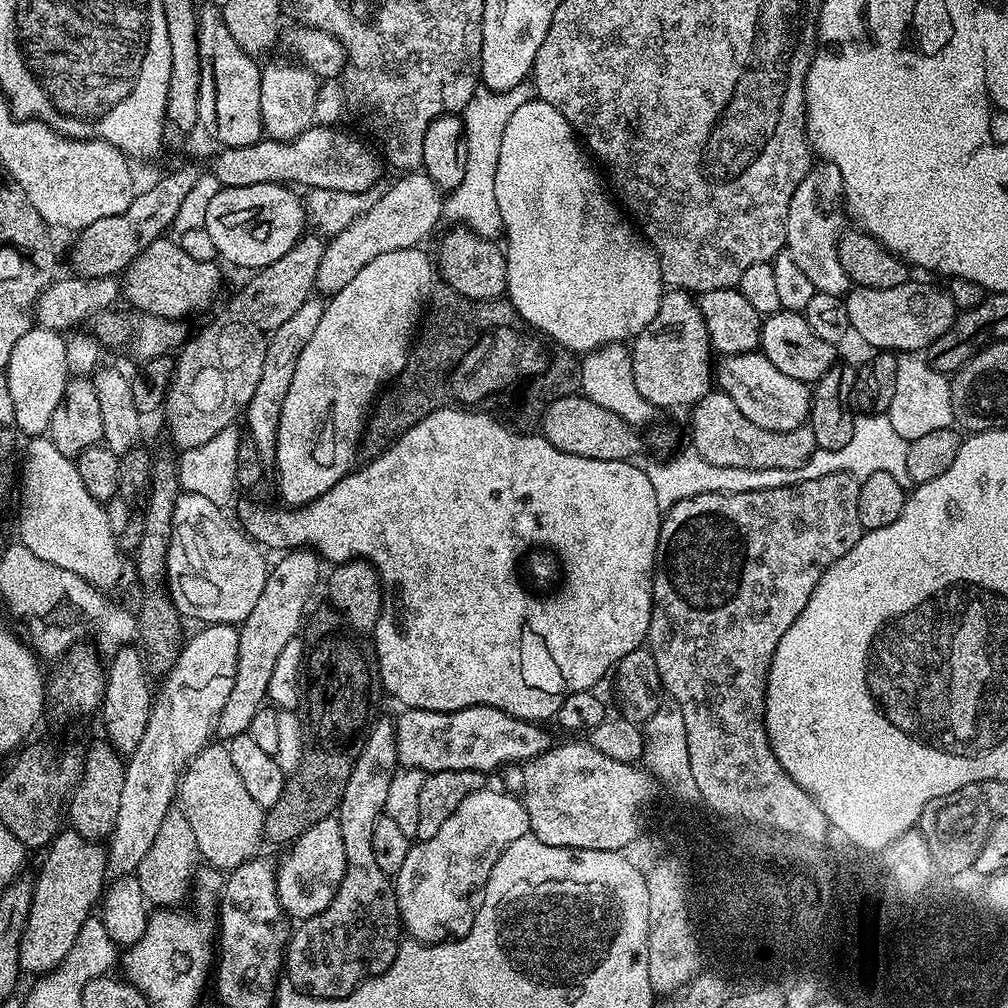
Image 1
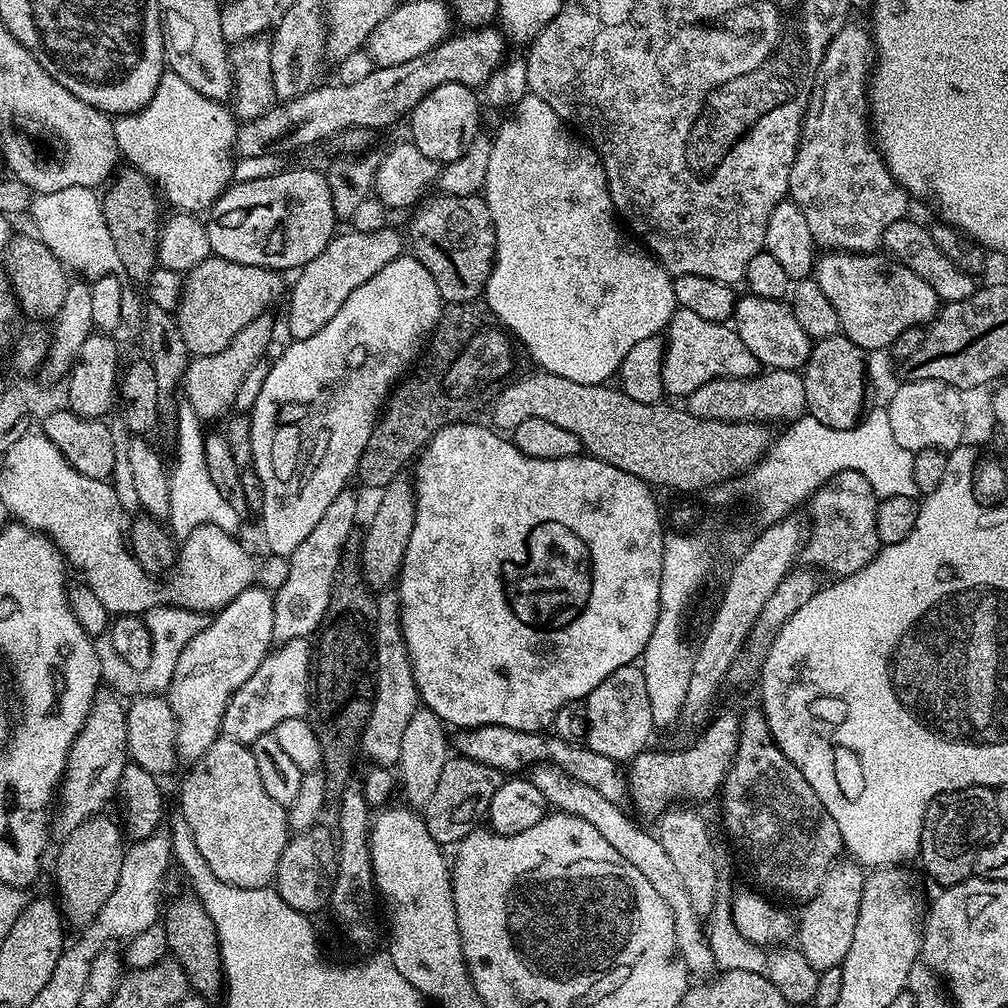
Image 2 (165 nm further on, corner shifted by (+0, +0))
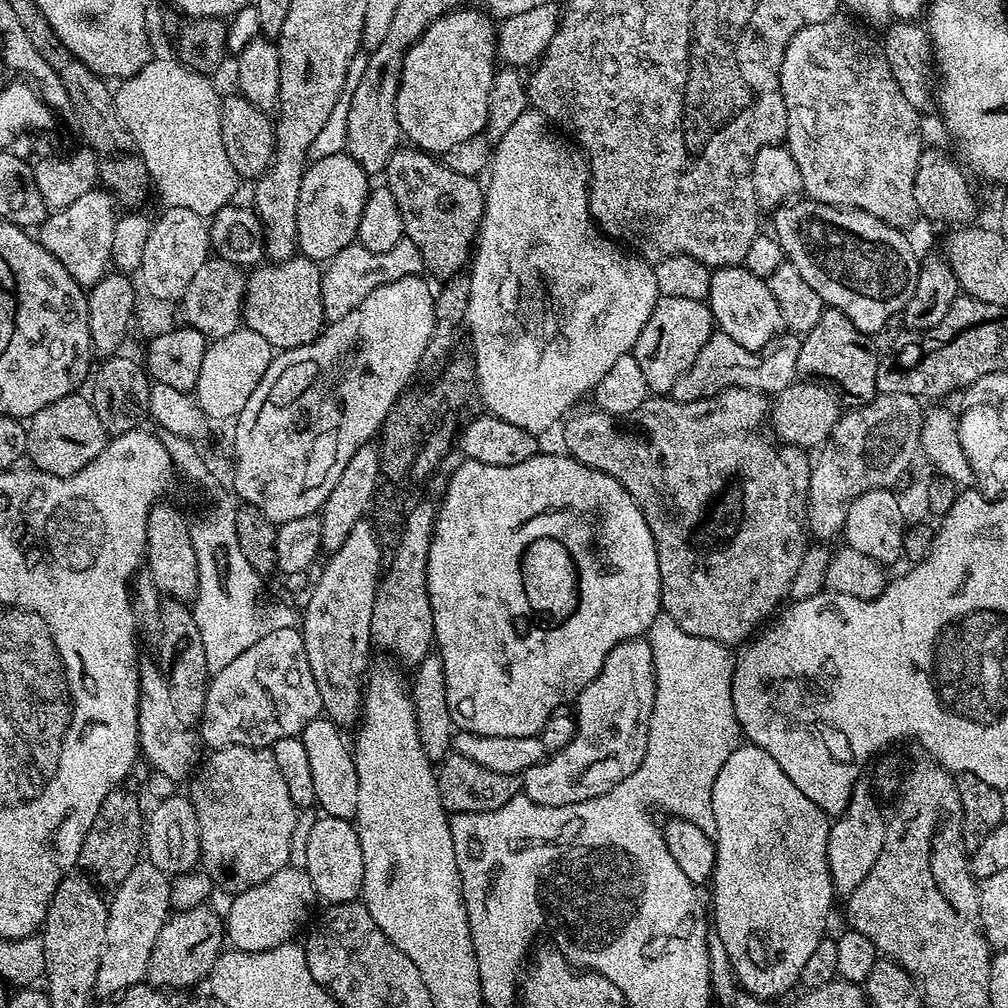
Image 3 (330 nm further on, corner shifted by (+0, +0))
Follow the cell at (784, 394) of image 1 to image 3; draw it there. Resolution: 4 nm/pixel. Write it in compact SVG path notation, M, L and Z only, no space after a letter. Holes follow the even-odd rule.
M666 298L657 300L646 326L642 326L642 334L638 334L638 342L634 342L631 356L638 362L649 393L671 393L674 382L682 374L694 366L694 358L706 346L712 337L714 321L712 310L703 300L694 298Z

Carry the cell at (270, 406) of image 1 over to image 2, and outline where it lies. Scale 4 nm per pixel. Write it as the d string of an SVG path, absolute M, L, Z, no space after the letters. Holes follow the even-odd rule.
M385 226L376 232L337 231L326 246L326 250L322 250L322 254L318 254L318 258L306 262L306 266L295 273L296 281L293 284L291 281L290 291L286 296L288 332L292 340L310 338L314 334L318 334L318 330L322 330L322 326L326 326L326 322L330 322L330 318L334 318L334 314L338 314L338 310L342 310L346 298L350 298L350 294L354 294L354 290L358 290L358 286L362 286L362 282L370 282L370 278L374 278L374 274L378 274L378 270L382 270L382 266L388 266L399 256L405 255L405 233L401 229L399 232L398 229L392 227Z

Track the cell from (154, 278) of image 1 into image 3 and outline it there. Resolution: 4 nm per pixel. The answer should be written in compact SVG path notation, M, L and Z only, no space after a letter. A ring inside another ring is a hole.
M308 256L264 262L247 273L243 323L262 334L273 350L297 348L314 342L326 327L322 306L322 268Z

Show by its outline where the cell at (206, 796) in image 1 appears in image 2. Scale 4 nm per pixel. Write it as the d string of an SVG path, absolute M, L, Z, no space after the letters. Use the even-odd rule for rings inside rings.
M223 734L216 737L206 750L206 754L202 754L191 765L192 768L184 776L184 781L180 784L180 804L178 810L186 818L186 822L190 822L190 831L194 833L194 842L198 842L198 850L202 853L202 858L206 858L210 870L222 882L226 882L230 886L238 886L239 888L266 888L275 881L276 867L278 866L278 858L282 858L282 850L286 850L290 839L290 829L288 826L288 809L283 804L274 802L274 798L270 798L270 794L266 794L266 786L262 786L262 777L258 775L258 762L254 762L254 754L251 747L242 742L238 742L234 738Z

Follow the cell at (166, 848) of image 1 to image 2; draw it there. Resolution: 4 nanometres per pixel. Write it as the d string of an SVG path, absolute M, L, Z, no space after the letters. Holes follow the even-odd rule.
M194 896L176 901L164 914L164 933L167 934L169 953L187 975L189 987L205 998L213 998L224 988L224 970L221 966L220 943L217 940L213 919Z

